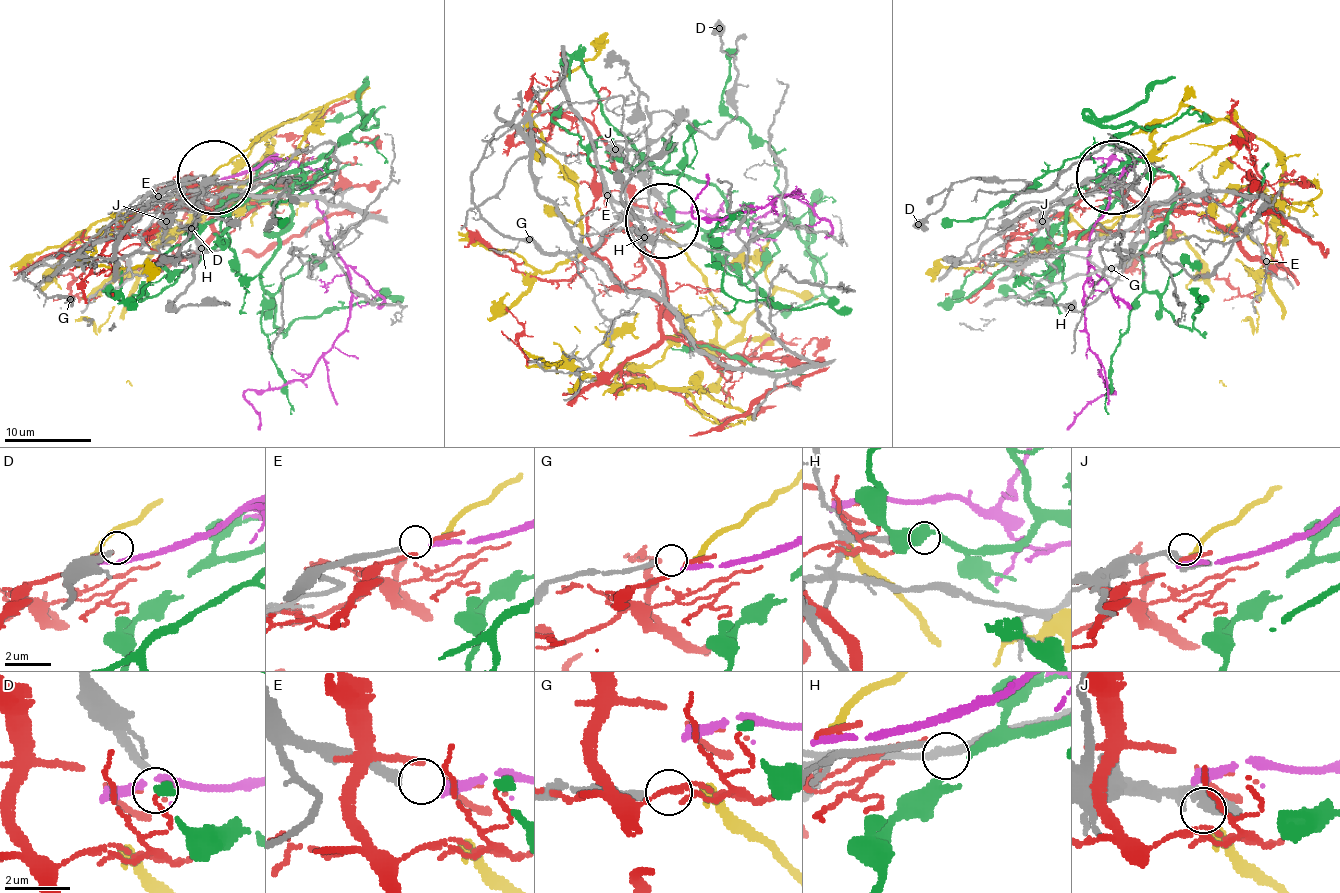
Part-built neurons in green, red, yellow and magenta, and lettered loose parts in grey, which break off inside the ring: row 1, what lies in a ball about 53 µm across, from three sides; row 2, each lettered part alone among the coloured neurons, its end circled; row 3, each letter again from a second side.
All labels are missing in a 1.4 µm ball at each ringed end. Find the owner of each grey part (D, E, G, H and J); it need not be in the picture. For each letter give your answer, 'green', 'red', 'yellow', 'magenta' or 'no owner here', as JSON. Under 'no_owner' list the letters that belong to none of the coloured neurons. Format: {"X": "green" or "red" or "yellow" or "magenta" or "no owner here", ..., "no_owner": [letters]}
{"D": "no owner here", "E": "magenta", "G": "no owner here", "H": "green", "J": "yellow", "no_owner": ["D", "G"]}

